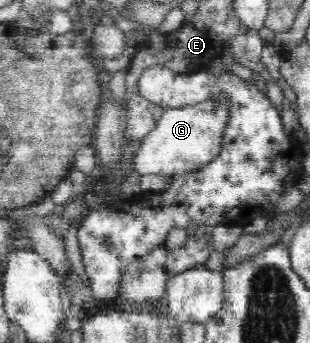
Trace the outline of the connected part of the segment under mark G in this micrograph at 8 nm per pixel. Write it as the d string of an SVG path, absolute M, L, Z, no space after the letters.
M225 97L202 101L198 105L164 109L156 127L134 151L132 169L140 175L156 173L169 177L197 173L221 152L222 136L228 120L229 101Z

